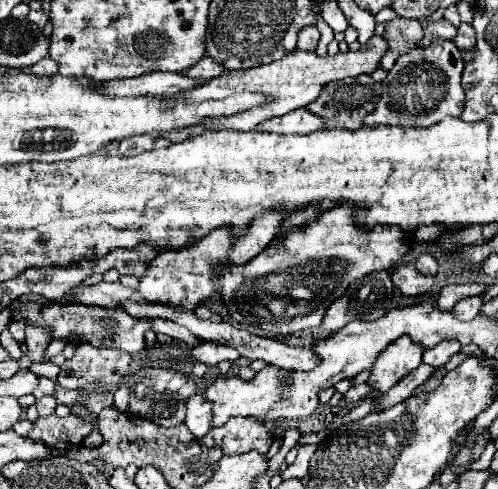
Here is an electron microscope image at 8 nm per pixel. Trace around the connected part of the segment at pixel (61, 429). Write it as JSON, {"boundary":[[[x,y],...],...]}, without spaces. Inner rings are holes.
{"boundary":[[[51,414],[47,418],[39,418],[37,422],[33,422],[29,438],[41,440],[47,446],[55,448],[77,448],[89,432],[91,424],[83,422],[75,414],[69,414],[65,418]]]}

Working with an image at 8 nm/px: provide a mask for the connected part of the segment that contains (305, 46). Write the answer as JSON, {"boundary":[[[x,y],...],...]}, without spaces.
{"boundary":[[[305,26],[299,30],[299,40],[297,40],[297,48],[301,50],[313,50],[319,42],[319,30],[317,26]]]}

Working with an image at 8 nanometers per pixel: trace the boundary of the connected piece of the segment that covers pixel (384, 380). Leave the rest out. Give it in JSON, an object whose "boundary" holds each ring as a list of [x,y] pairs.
{"boundary":[[[397,338],[397,342],[389,344],[377,358],[371,368],[369,384],[379,392],[387,392],[393,384],[397,384],[403,376],[415,370],[421,364],[423,348],[417,346],[411,338]]]}

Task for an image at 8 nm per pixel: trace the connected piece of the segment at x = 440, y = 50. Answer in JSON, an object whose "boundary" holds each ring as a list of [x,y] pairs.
{"boundary":[[[433,40],[429,46],[417,46],[399,56],[395,66],[383,80],[383,94],[375,110],[365,116],[365,126],[397,124],[397,126],[433,126],[447,116],[461,118],[465,108],[465,90],[461,90],[463,54],[453,40]]]}

